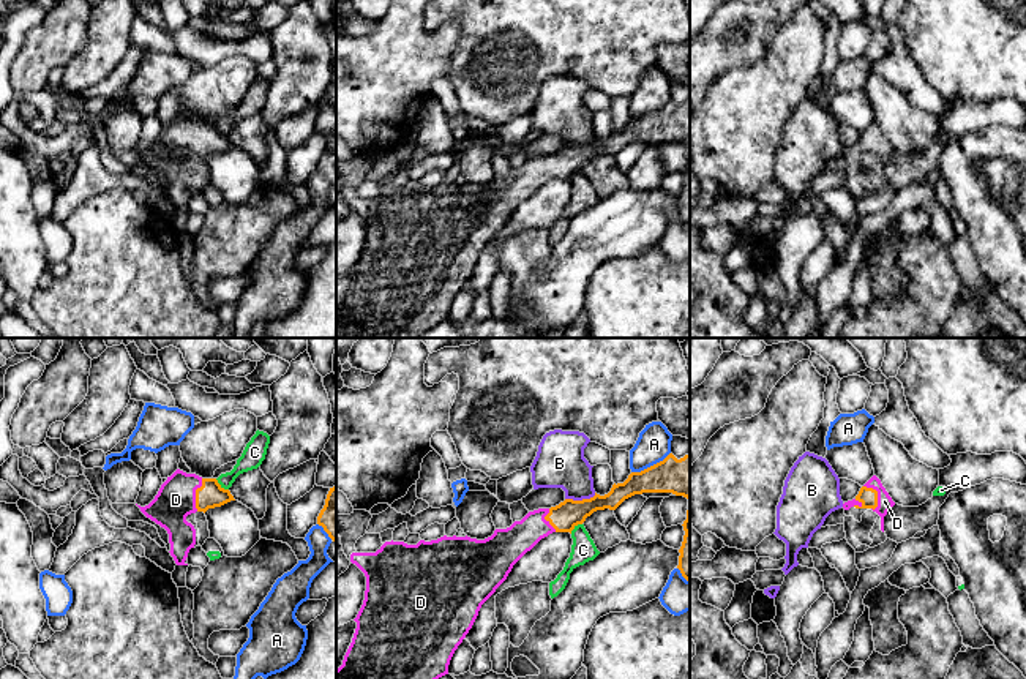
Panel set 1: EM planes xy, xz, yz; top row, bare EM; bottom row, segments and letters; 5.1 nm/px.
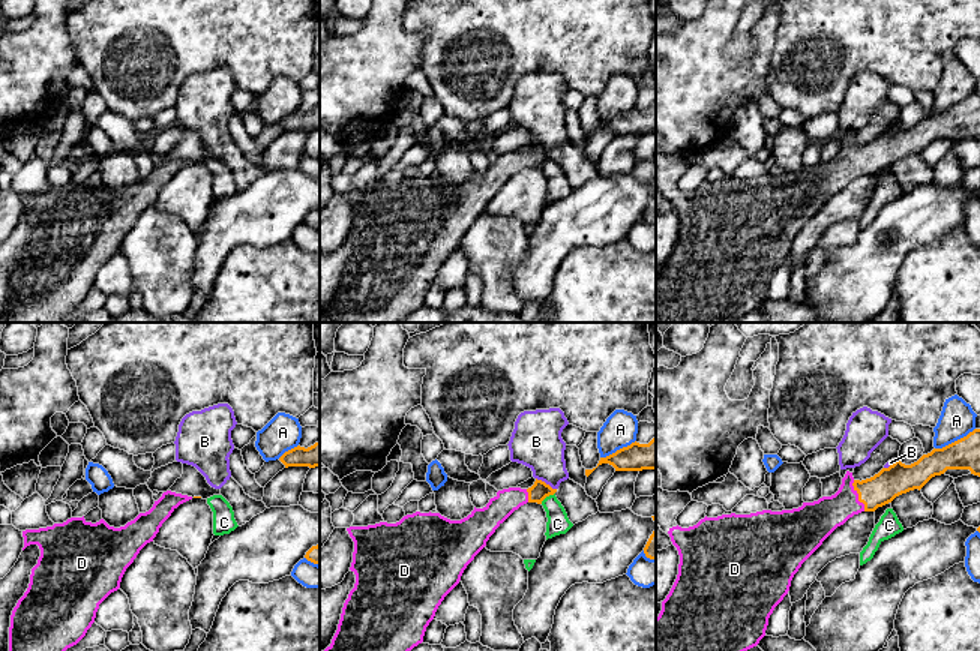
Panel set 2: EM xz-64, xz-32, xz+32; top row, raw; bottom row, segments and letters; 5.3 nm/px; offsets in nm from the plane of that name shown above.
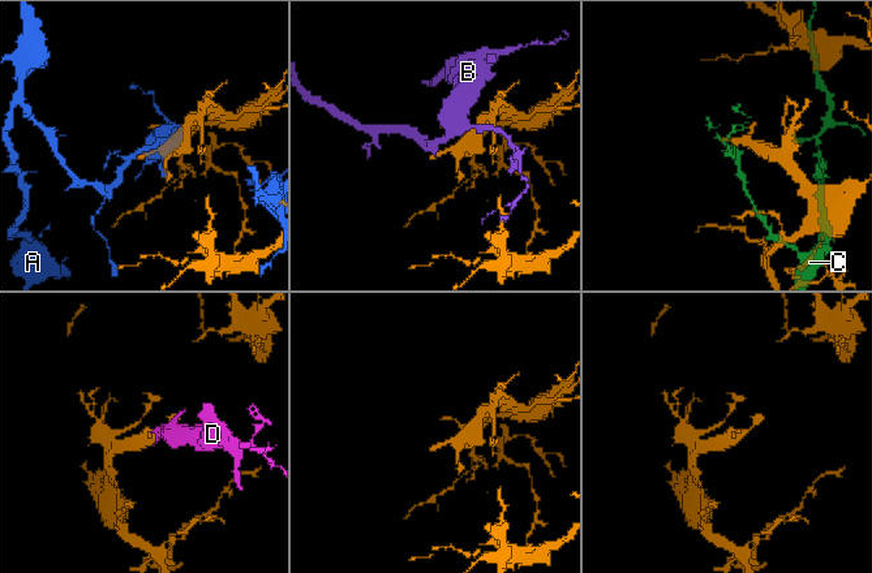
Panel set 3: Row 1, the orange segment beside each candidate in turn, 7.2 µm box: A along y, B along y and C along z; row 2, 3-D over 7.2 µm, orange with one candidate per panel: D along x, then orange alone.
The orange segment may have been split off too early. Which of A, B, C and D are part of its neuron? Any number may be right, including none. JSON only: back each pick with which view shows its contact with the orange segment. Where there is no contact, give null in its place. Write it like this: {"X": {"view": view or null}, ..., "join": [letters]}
{"D": {"view": "xy"}, "join": ["D"]}

